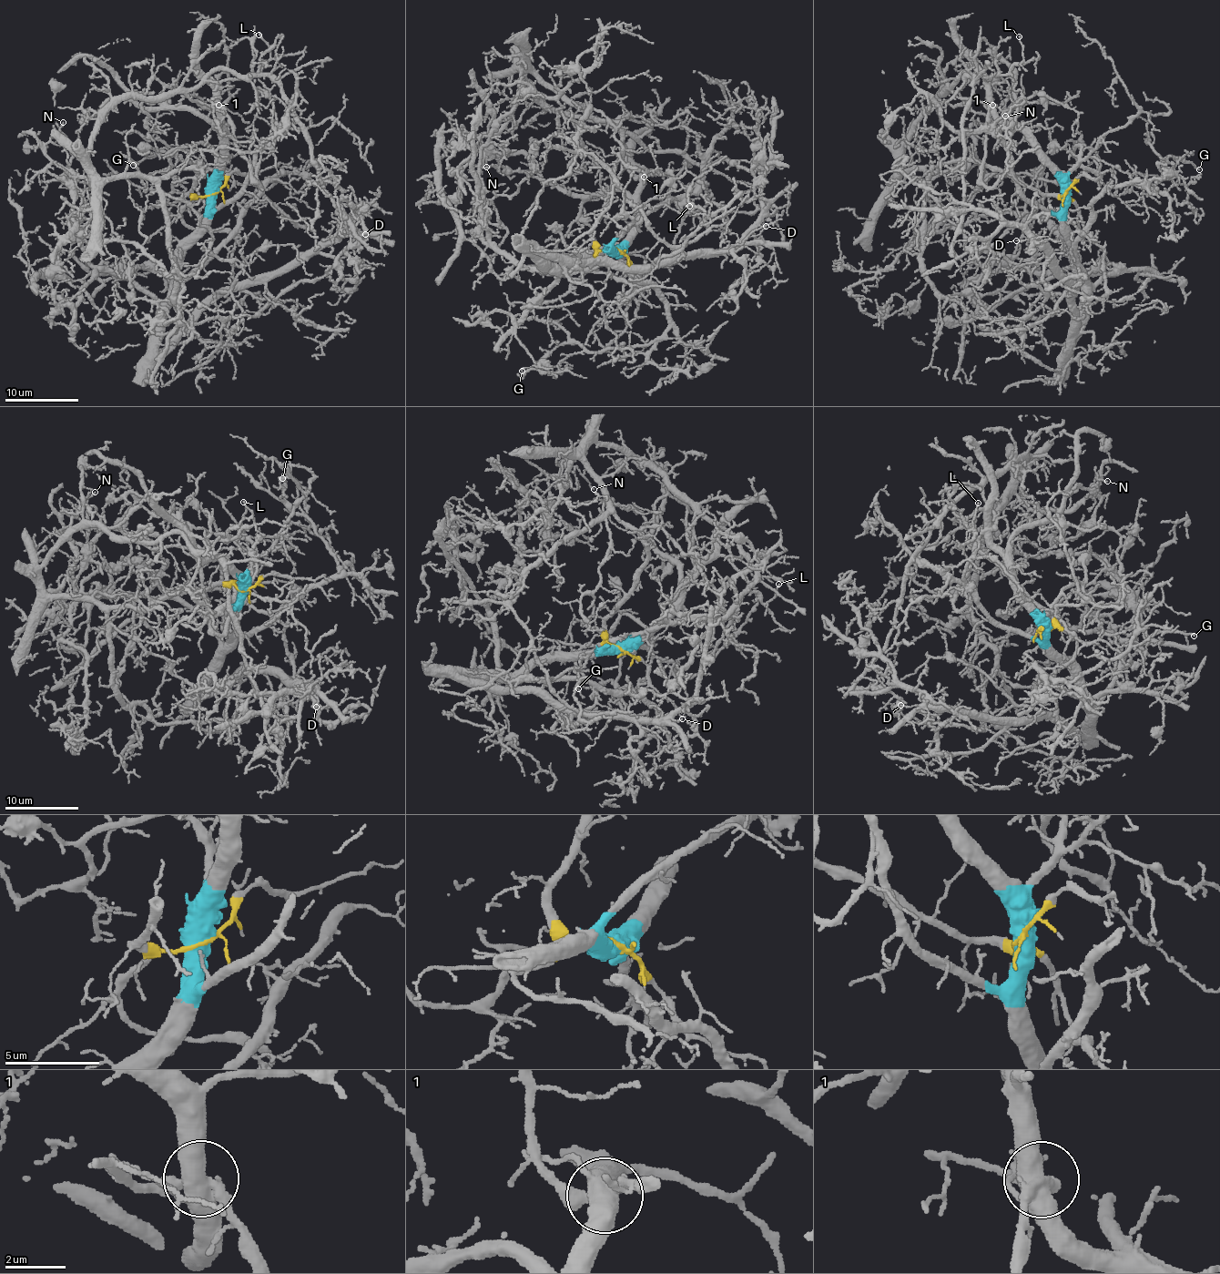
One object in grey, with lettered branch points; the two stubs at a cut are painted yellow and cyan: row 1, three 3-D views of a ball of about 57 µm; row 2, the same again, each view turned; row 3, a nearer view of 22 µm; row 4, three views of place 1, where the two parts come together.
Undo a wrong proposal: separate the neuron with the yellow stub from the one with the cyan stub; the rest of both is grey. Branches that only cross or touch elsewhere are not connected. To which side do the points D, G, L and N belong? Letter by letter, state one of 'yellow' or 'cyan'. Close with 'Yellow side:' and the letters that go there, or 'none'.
D: cyan
G: cyan
L: cyan
N: yellow
Yellow side: N

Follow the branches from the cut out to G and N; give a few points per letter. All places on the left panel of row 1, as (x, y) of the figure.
G: (214, 194), (210, 225), (185, 250), (181, 280), (276, 176), (258, 181), (164, 153), (133, 164)
N: (214, 194), (187, 193), (200, 162), (160, 177), (104, 178), (93, 186), (45, 153), (45, 144), (63, 123)

